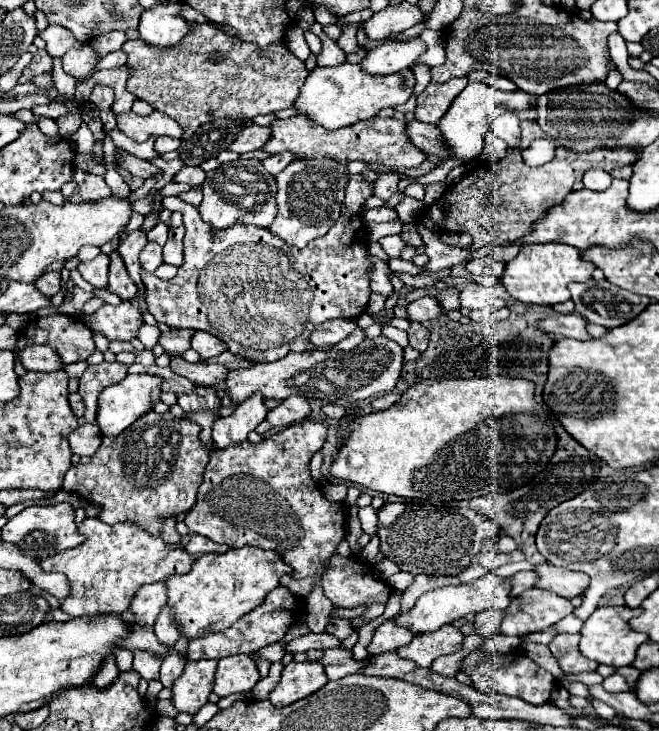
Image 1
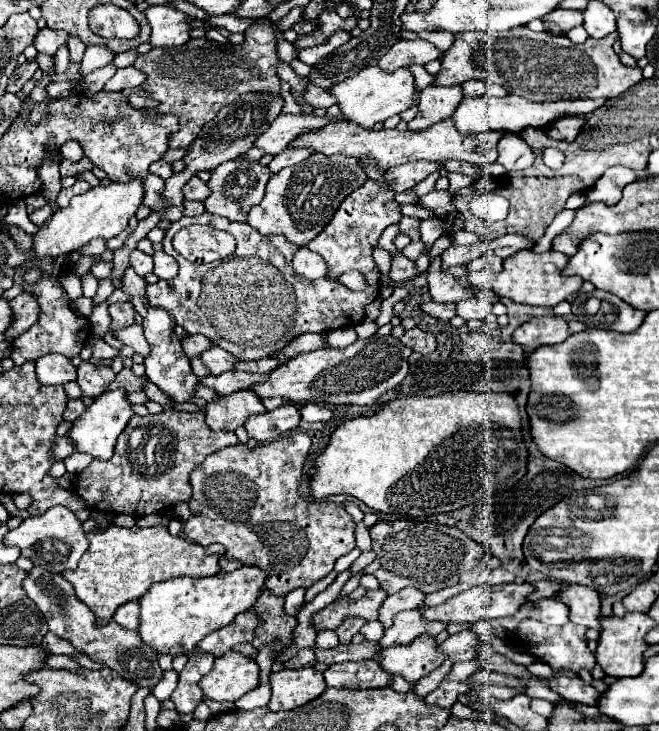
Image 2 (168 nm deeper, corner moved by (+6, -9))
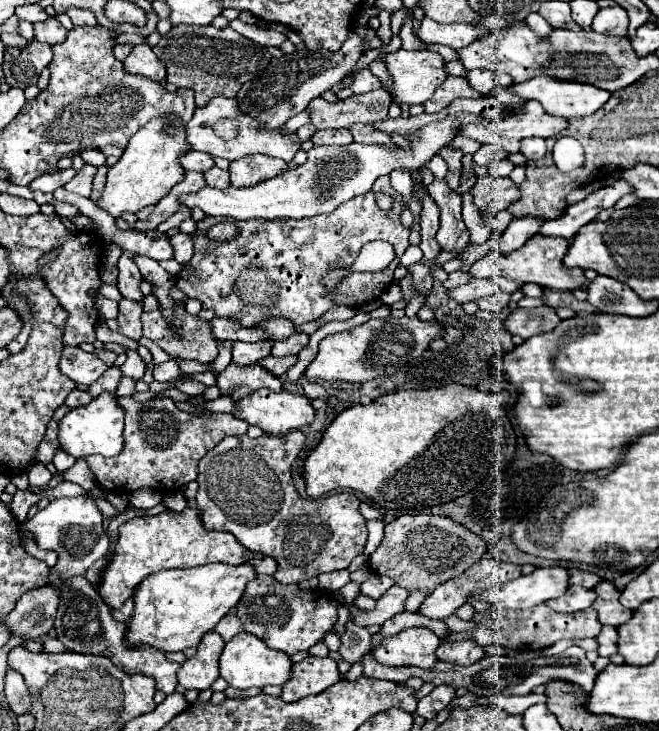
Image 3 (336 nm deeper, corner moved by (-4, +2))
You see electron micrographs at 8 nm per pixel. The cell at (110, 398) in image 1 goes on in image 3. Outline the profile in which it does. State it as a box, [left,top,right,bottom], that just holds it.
[60,393,124,457]

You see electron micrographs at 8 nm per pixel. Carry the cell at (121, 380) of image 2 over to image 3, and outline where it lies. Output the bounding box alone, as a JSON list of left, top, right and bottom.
[88,365,122,397]

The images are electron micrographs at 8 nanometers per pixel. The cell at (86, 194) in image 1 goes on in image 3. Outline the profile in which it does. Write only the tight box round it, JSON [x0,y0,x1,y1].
[64,165,96,197]

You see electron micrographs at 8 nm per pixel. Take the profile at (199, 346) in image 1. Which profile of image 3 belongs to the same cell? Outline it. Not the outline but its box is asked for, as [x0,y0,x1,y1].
[232,341,272,365]

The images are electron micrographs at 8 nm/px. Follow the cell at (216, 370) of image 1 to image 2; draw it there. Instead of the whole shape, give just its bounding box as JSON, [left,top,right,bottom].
[202,372,266,396]

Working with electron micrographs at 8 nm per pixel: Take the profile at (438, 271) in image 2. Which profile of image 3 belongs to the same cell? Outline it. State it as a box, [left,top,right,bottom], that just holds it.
[428,181,468,257]

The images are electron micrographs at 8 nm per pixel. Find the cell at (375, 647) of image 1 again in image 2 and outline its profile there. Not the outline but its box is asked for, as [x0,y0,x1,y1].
[380,608,446,648]

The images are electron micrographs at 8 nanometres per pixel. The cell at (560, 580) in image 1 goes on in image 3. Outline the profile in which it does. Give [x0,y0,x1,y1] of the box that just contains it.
[592,581,632,627]

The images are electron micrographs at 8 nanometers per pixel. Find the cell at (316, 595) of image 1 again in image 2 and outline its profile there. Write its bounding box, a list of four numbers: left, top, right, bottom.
[184,432,356,596]

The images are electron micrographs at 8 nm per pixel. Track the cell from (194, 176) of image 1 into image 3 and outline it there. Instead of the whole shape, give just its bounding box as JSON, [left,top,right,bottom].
[204,167,230,189]

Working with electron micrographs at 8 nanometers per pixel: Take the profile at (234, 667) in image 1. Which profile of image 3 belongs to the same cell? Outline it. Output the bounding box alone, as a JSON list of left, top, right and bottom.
[218,633,292,689]

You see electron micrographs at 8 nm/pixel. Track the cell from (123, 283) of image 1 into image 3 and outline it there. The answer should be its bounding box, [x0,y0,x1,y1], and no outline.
[118,297,142,339]

